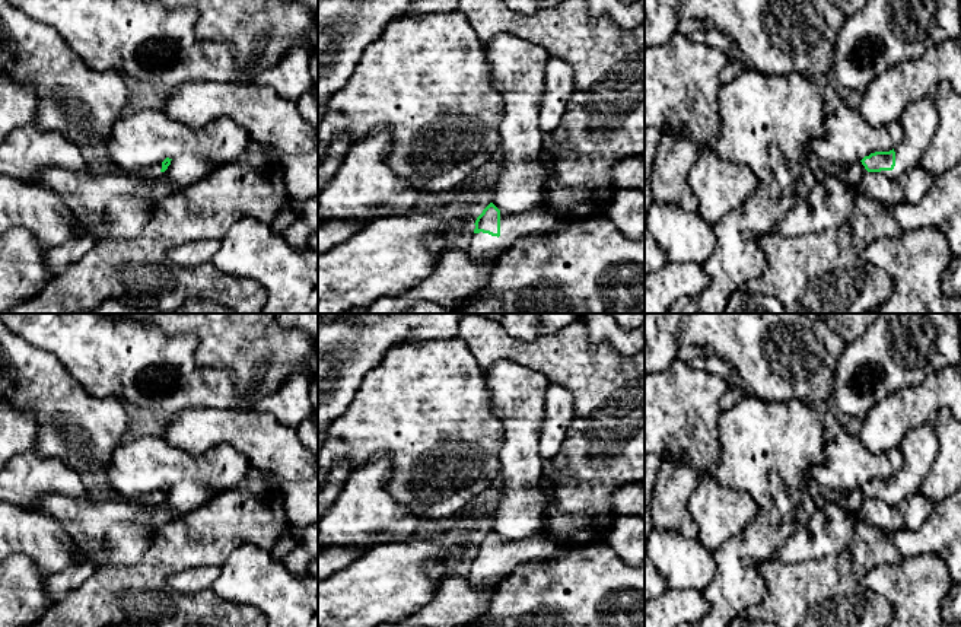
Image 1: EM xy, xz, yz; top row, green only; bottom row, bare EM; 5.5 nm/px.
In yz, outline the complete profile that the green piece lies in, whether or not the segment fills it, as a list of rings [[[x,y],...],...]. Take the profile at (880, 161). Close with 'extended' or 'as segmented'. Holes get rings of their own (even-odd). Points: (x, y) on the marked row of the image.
[[[932,93],[910,102],[901,112],[898,127],[901,139],[890,152],[875,152],[860,162],[868,172],[881,172],[898,181],[910,169],[919,166],[925,150],[935,136],[939,118]]] | extended

